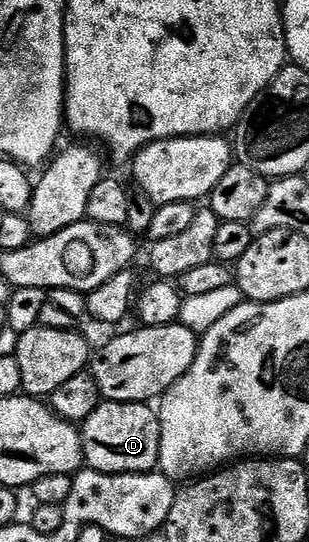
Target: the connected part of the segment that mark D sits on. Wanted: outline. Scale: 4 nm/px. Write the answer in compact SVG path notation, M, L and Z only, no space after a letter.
M100 402L97 409L81 424L83 458L92 471L110 475L132 475L154 471L161 453L159 412L146 403Z

